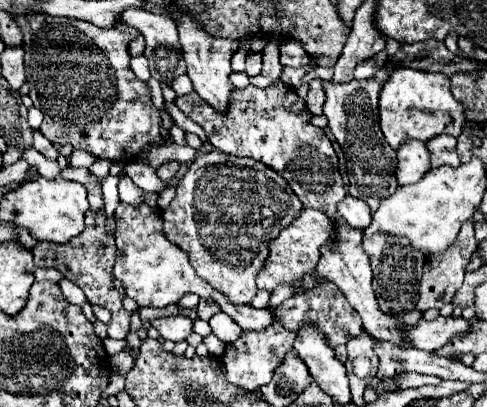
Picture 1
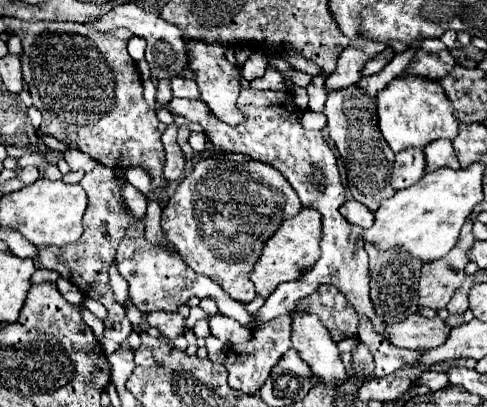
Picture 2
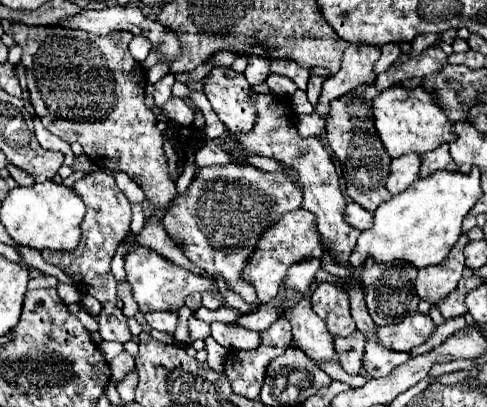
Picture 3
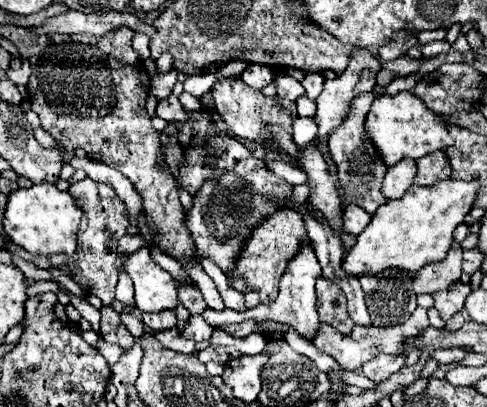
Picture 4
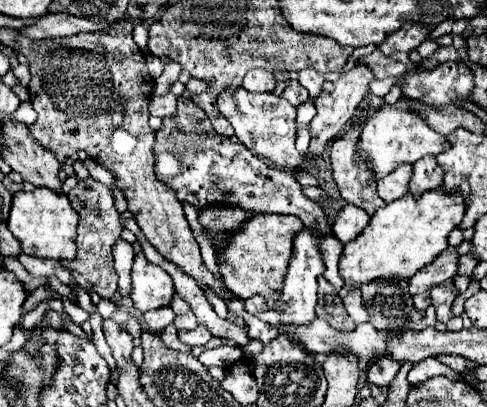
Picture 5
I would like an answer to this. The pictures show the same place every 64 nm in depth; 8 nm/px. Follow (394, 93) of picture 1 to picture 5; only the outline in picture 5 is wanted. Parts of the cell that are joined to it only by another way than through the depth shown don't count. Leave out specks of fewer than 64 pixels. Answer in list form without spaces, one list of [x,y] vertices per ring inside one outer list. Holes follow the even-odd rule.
[[[400,98],[400,102],[394,106],[384,104],[368,120],[368,124],[364,126],[360,140],[356,144],[360,158],[368,162],[368,168],[372,170],[376,180],[388,176],[400,164],[414,164],[422,156],[436,156],[436,154],[448,150],[448,140],[442,134],[428,128],[426,122],[420,116],[416,116],[416,112],[408,112],[408,108],[404,108],[404,104],[408,104],[406,98]]]

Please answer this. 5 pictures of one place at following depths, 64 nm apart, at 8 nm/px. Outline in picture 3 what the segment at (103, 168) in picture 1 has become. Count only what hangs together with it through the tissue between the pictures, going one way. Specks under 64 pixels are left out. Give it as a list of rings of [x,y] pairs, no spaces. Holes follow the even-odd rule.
[[[104,172],[86,174],[84,178],[80,178],[72,186],[72,190],[86,204],[86,216],[82,220],[80,244],[74,252],[42,252],[42,258],[48,264],[58,266],[68,278],[72,278],[74,286],[78,288],[80,294],[84,294],[84,296],[90,294],[96,300],[100,300],[102,312],[98,316],[98,324],[100,324],[98,332],[100,332],[102,340],[114,340],[114,342],[124,344],[124,342],[132,340],[132,334],[126,326],[126,316],[122,314],[120,308],[116,308],[116,280],[114,280],[114,274],[110,270],[110,262],[112,262],[112,256],[114,256],[120,240],[124,236],[128,236],[130,216],[132,216],[130,202],[118,190],[114,178],[104,174]]]

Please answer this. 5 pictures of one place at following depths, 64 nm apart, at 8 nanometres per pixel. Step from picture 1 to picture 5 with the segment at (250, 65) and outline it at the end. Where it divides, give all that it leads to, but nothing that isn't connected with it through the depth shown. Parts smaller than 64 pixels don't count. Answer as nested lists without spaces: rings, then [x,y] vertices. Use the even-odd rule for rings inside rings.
[[[252,70],[252,72],[248,72],[248,76],[244,76],[244,84],[242,86],[248,92],[274,92],[276,78],[270,72]]]

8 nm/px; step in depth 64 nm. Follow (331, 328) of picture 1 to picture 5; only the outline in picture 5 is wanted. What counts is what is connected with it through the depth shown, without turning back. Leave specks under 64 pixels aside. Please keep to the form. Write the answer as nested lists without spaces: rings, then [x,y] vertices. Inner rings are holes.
[[[324,276],[318,278],[318,304],[316,304],[316,316],[326,320],[334,330],[352,332],[356,328],[354,320],[348,316],[340,296],[336,290],[330,288],[328,280]]]

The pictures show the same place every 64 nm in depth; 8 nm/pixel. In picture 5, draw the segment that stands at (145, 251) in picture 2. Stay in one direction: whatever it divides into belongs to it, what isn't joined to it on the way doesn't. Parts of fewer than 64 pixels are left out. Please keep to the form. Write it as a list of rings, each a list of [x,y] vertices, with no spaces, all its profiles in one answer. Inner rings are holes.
[[[136,254],[132,264],[132,290],[130,298],[140,312],[170,306],[174,284],[166,270],[150,264],[144,254]]]

